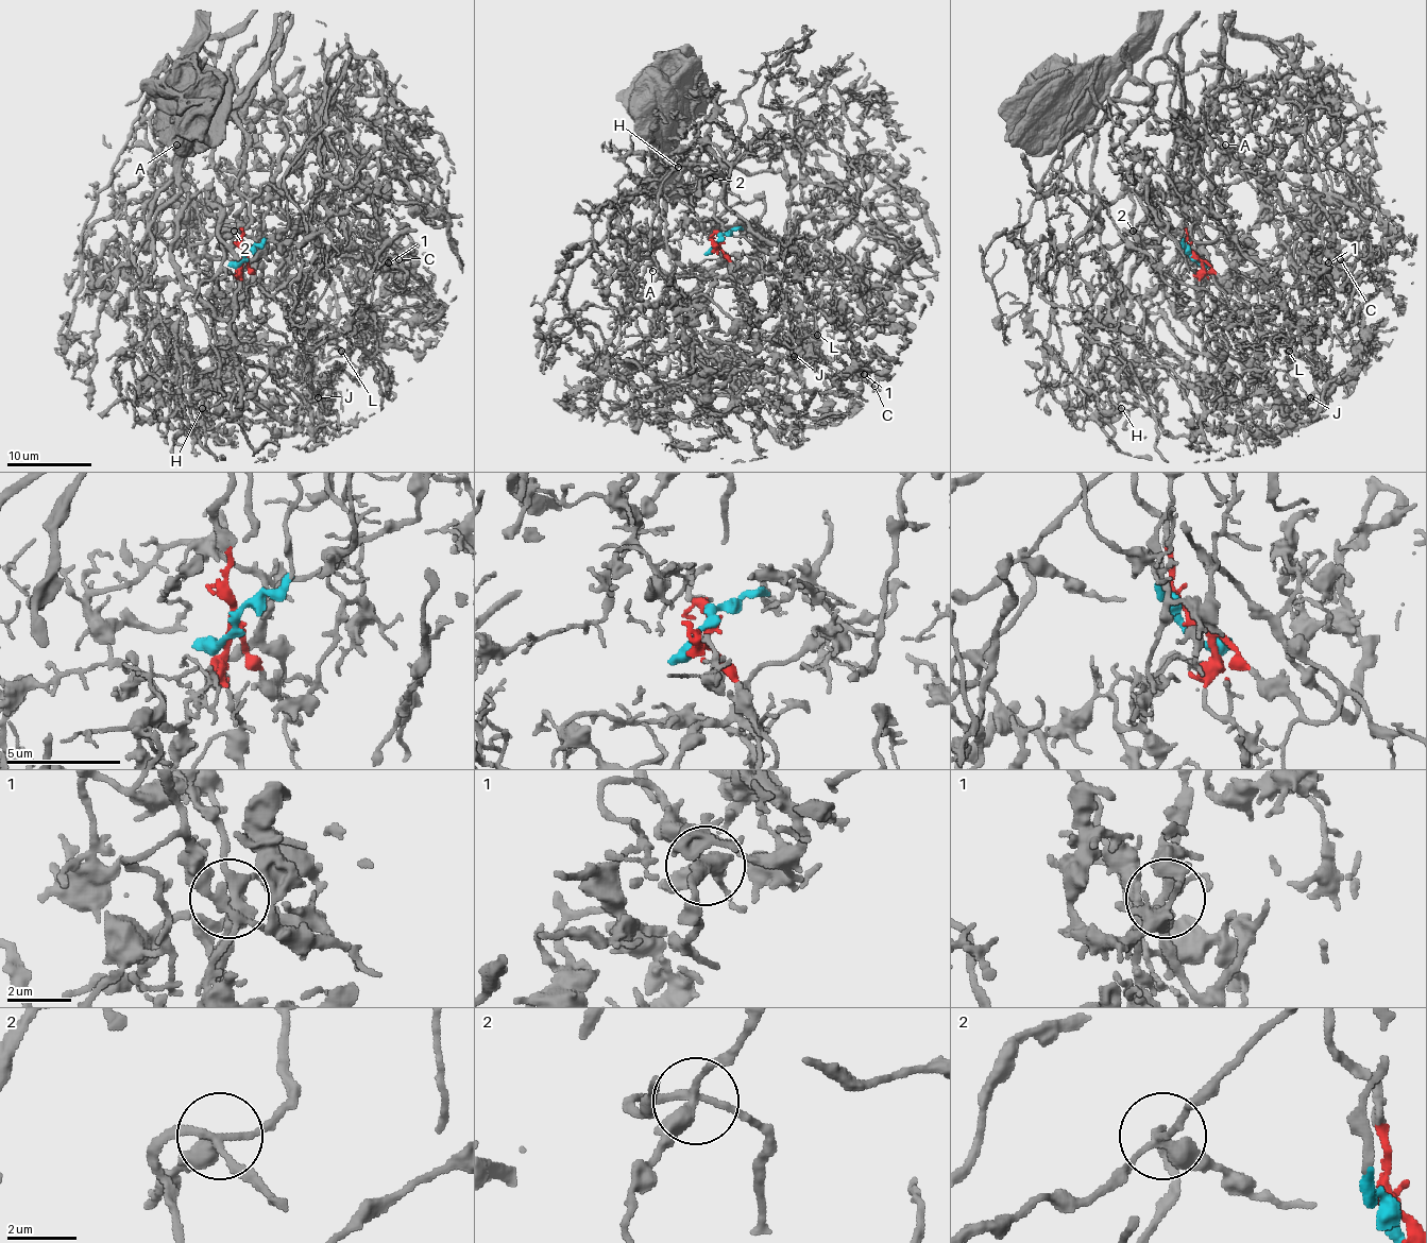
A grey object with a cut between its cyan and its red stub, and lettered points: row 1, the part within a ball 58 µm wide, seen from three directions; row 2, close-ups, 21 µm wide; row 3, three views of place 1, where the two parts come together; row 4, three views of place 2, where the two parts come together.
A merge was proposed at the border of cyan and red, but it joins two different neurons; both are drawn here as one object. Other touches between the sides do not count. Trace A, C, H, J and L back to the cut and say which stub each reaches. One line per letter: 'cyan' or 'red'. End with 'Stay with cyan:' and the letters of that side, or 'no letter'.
A: cyan
C: red
H: red
J: red
L: red
Stay with cyan: A

